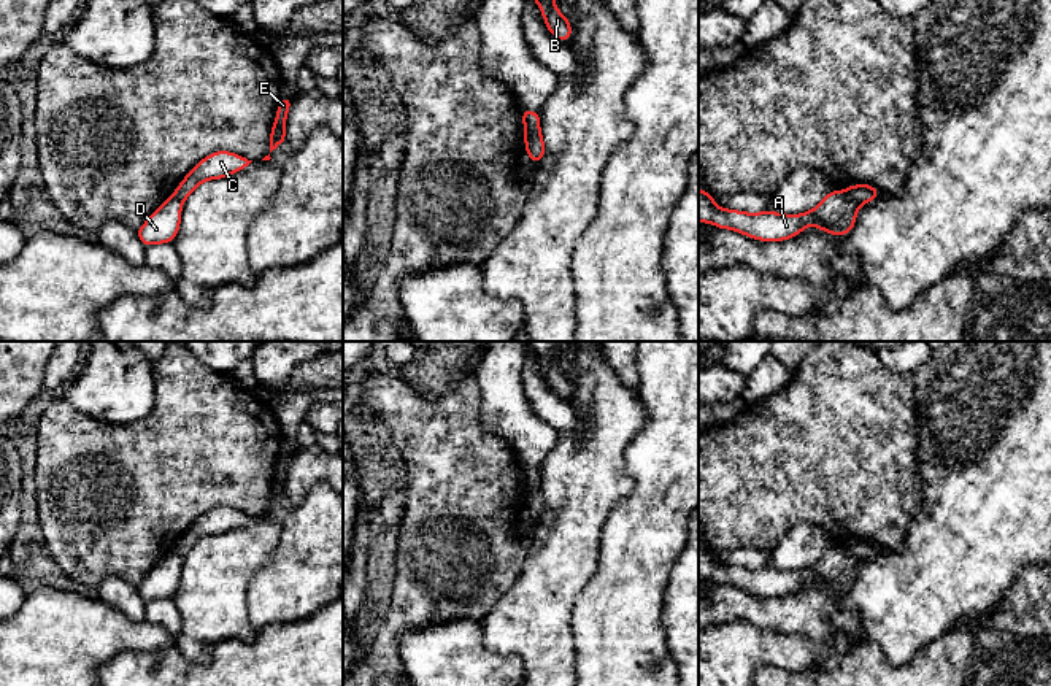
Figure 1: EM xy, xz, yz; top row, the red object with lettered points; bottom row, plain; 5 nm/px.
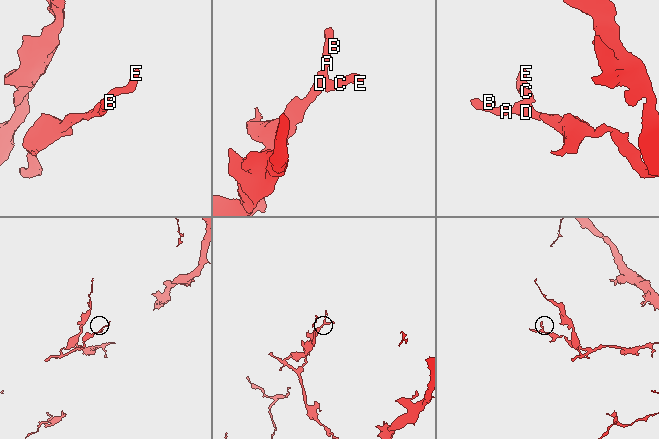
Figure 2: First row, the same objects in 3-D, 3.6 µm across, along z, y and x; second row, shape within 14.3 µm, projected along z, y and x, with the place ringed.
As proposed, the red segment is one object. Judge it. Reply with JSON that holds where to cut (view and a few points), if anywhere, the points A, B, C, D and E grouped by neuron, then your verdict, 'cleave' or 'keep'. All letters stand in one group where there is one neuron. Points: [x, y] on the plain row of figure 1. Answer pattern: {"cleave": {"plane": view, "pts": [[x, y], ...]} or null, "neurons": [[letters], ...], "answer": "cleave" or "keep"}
{"cleave": {"plane": "yz", "pts": [[843, 548], [861, 559]]}, "neurons": [["A", "B", "D"], ["C", "E"]], "answer": "cleave"}

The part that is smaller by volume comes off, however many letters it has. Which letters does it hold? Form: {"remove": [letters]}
{"remove": ["C", "E"]}

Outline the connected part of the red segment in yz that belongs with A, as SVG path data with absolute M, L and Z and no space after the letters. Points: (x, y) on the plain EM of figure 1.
M699 545L699 578L711 578L718 584L732 584L762 597L783 597L799 591L808 581L832 591L848 591L856 578L860 559L845 548L830 546L824 556L803 570L780 570L760 567L751 570L737 565L722 565L713 557L713 551Z

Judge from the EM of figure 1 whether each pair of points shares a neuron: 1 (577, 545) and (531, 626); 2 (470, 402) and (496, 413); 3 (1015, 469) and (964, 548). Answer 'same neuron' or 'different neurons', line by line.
1: same neuron
2: different neurons
3: same neuron

